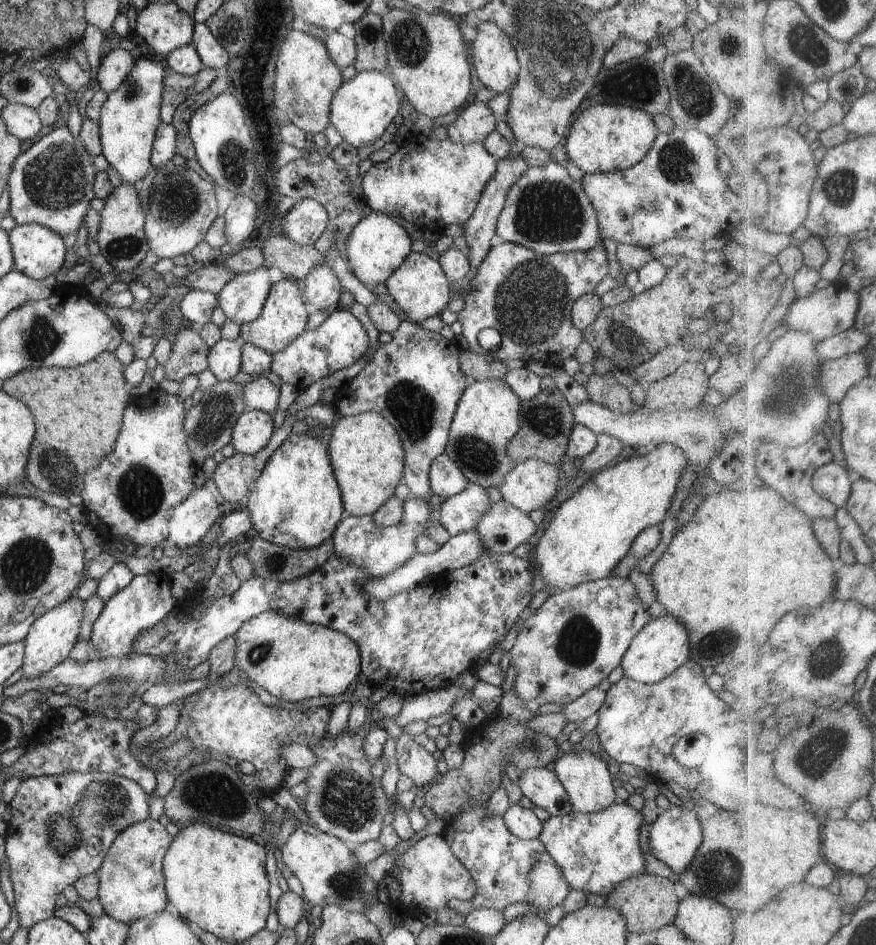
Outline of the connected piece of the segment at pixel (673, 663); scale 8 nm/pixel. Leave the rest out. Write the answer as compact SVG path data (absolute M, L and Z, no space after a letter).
M674 615L651 617L632 639L621 658L624 675L642 684L657 683L690 660L690 641L685 624Z

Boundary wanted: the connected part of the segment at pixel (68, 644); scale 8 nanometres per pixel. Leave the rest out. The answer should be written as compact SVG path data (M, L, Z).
M74 595L40 615L32 623L23 640L25 657L21 667L24 671L24 677L36 678L69 657L70 651L79 641L79 628L83 619L84 603L85 601Z

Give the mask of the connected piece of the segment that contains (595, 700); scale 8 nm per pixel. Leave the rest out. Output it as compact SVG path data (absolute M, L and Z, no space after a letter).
M608 679L587 690L582 696L569 702L562 710L569 722L583 721L592 716L604 704L606 691L611 687Z

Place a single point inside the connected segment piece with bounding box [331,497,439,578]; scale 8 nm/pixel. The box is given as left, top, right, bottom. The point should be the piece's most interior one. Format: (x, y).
(380, 551)

